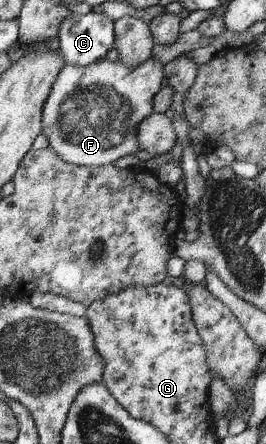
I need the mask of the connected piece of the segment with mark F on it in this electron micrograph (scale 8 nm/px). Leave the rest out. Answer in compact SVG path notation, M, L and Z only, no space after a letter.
M152 57L136 68L128 68L120 59L113 62L105 59L83 67L63 66L44 103L42 134L48 139L48 147L66 162L85 167L113 164L115 160L135 153L140 149L137 130L144 119L153 113L153 102L165 78L164 67Z

